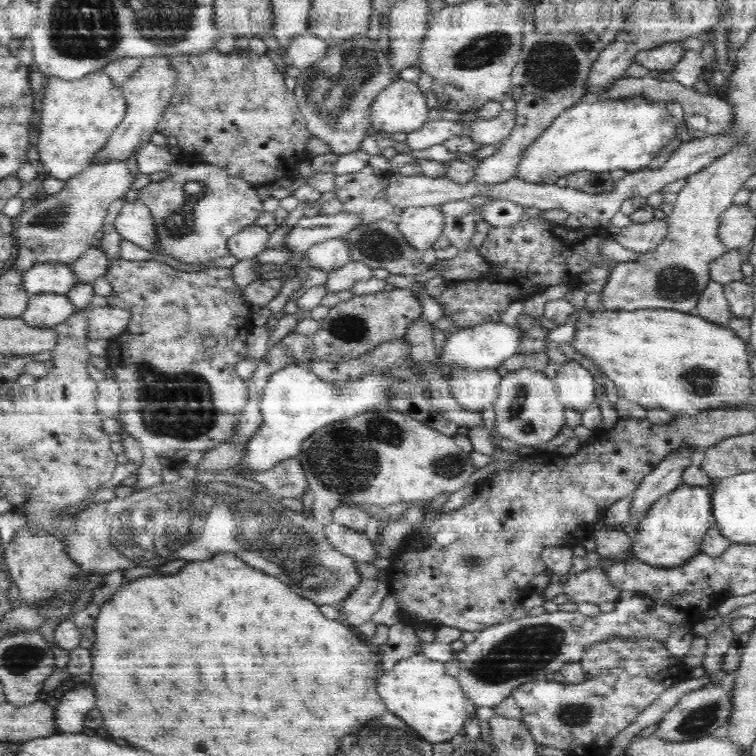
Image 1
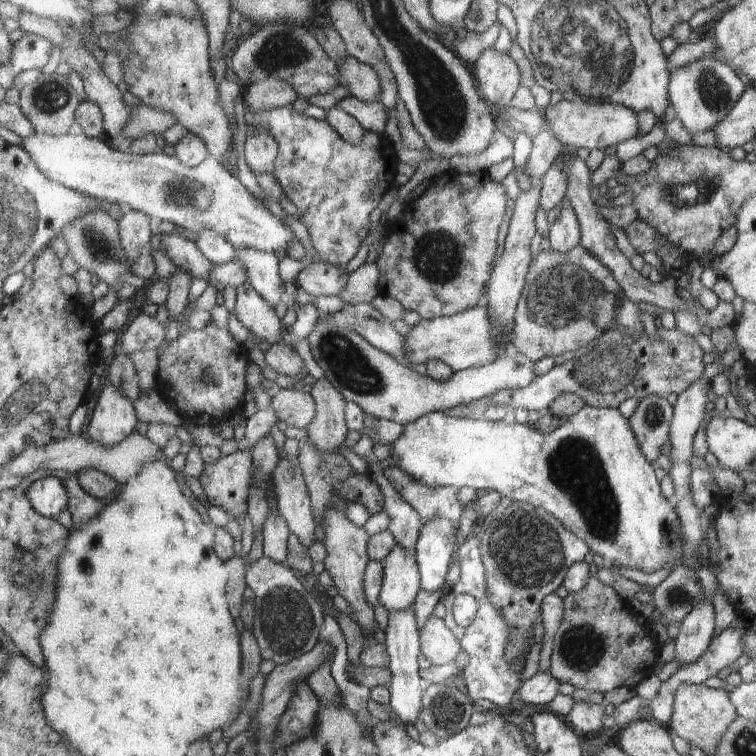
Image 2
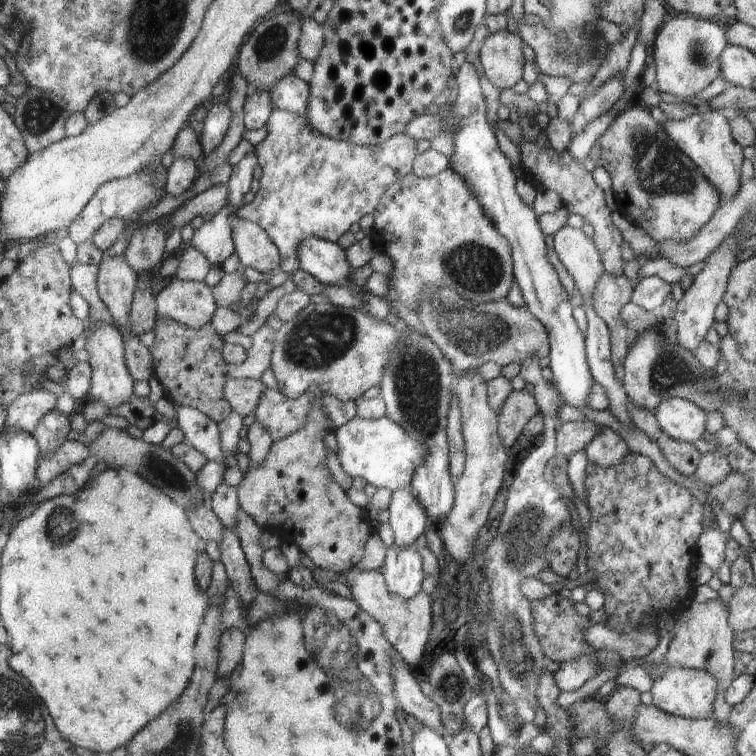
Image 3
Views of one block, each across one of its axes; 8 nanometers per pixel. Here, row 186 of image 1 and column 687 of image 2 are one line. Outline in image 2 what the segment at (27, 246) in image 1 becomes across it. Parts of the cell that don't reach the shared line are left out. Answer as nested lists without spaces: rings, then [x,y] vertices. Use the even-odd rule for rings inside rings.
[[[707,55],[678,67],[671,72],[668,85],[669,103],[689,134],[716,128],[730,112],[744,92],[744,82],[736,76],[736,71],[714,55]]]

